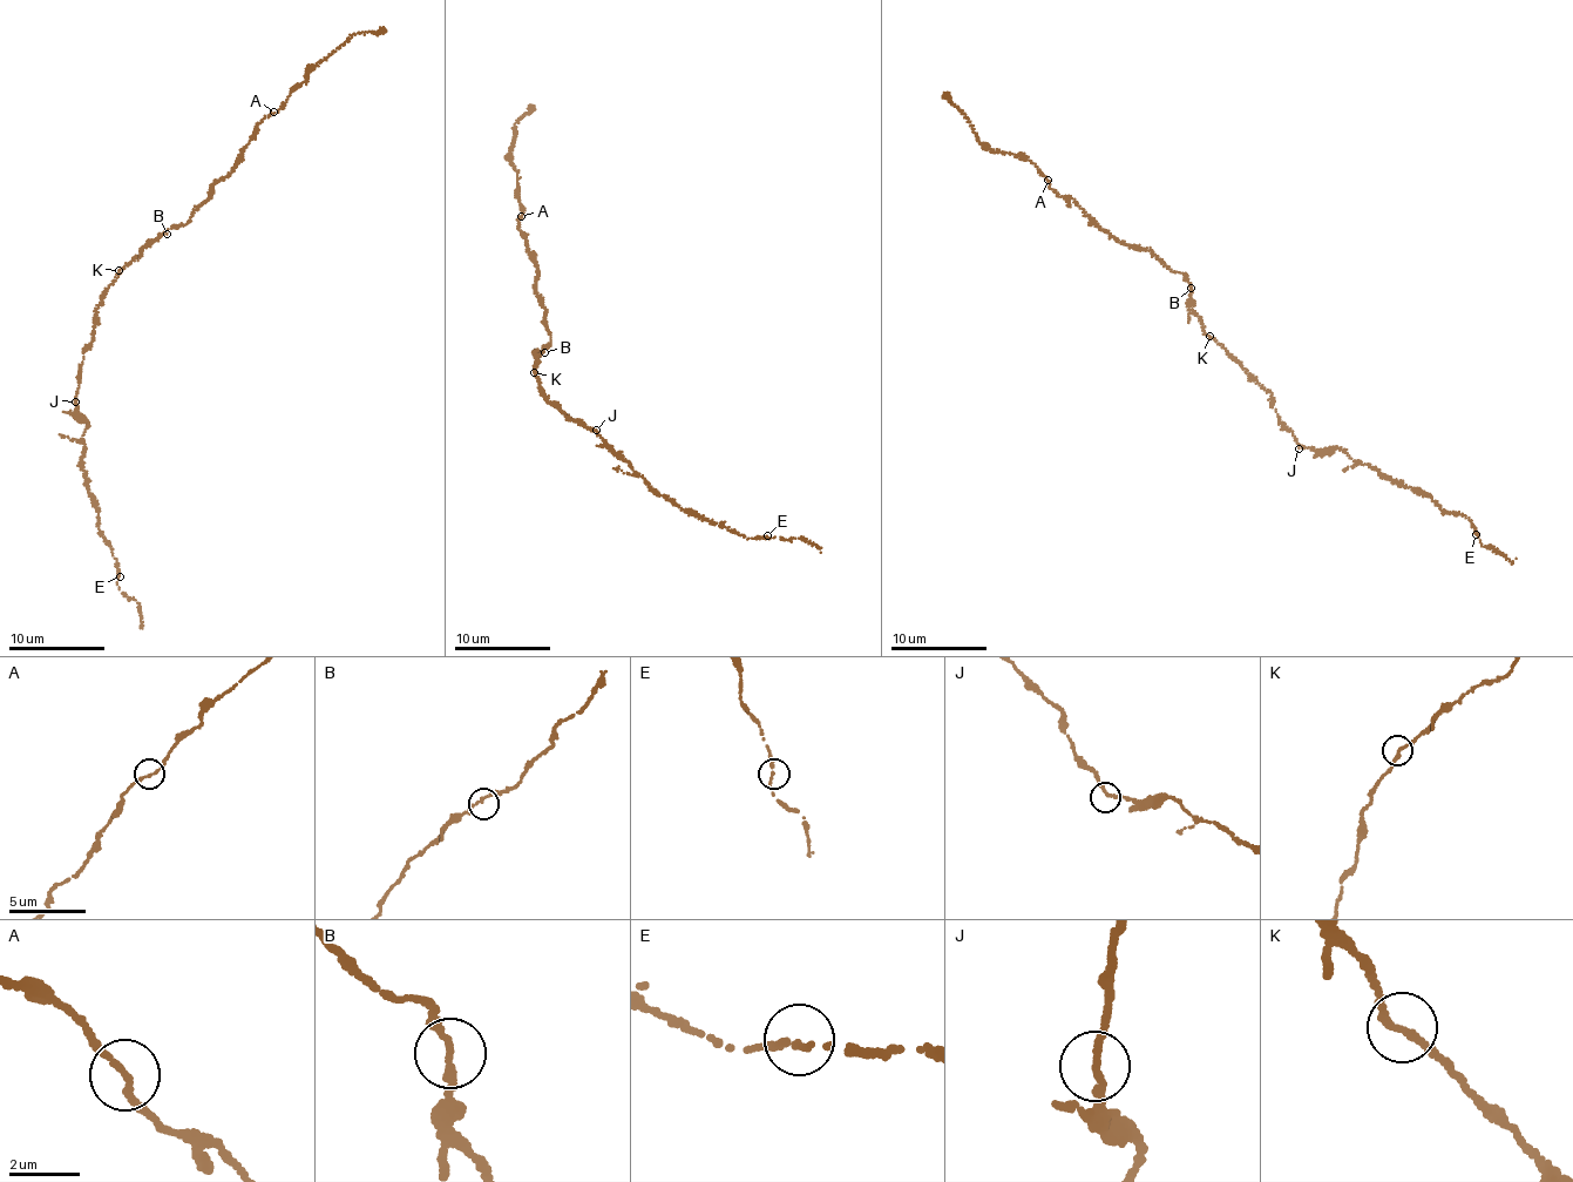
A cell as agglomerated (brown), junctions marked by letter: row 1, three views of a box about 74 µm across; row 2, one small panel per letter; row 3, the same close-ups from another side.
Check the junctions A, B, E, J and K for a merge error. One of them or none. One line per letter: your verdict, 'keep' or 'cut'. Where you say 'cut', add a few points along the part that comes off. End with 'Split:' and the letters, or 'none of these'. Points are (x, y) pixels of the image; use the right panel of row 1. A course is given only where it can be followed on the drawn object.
A: keep
B: keep
E: keep
J: keep
K: keep
Split: none of these

